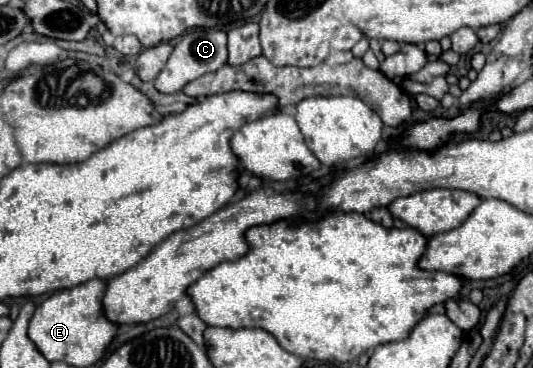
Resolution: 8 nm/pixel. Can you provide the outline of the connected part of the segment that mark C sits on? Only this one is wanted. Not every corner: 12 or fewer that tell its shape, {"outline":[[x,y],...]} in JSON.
{"outline":[[193,29],[153,79],[161,93],[227,63],[227,33]]}

